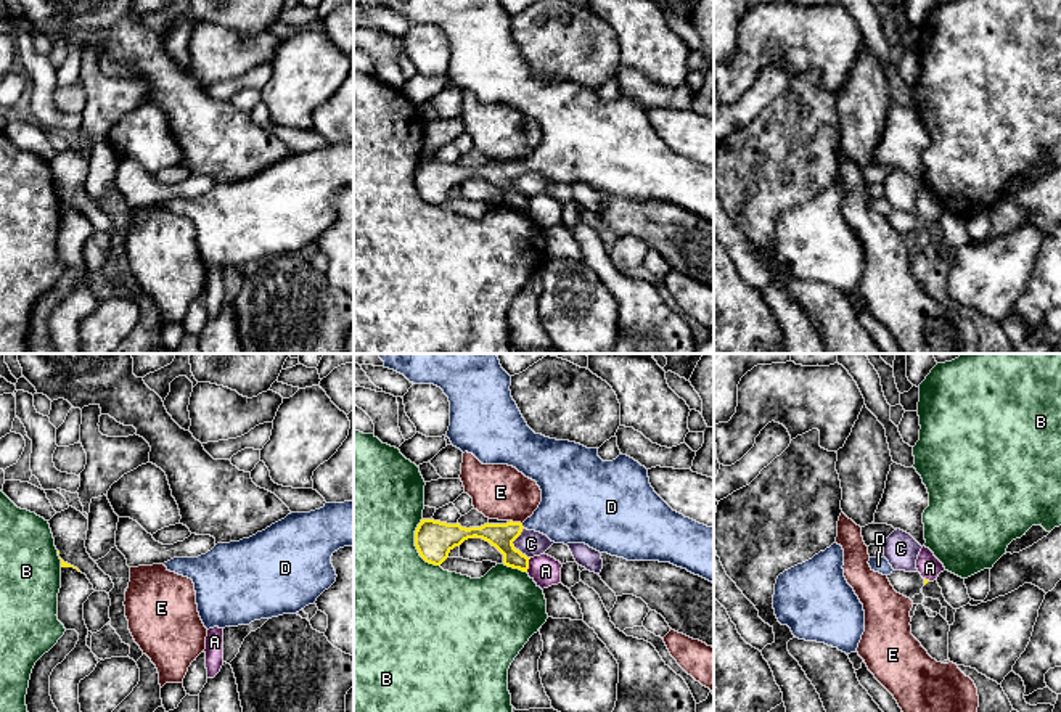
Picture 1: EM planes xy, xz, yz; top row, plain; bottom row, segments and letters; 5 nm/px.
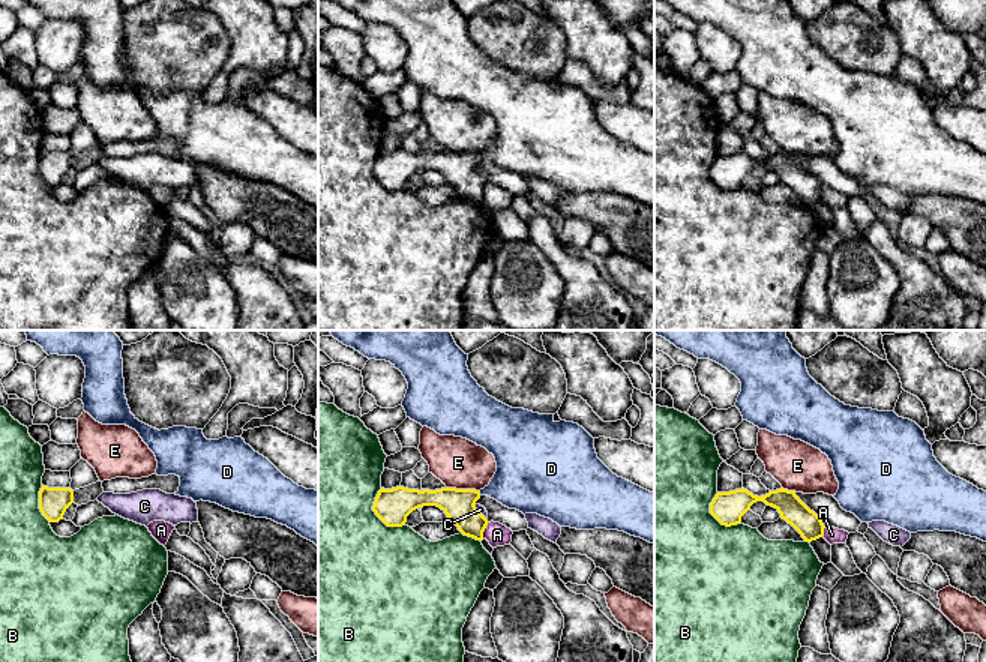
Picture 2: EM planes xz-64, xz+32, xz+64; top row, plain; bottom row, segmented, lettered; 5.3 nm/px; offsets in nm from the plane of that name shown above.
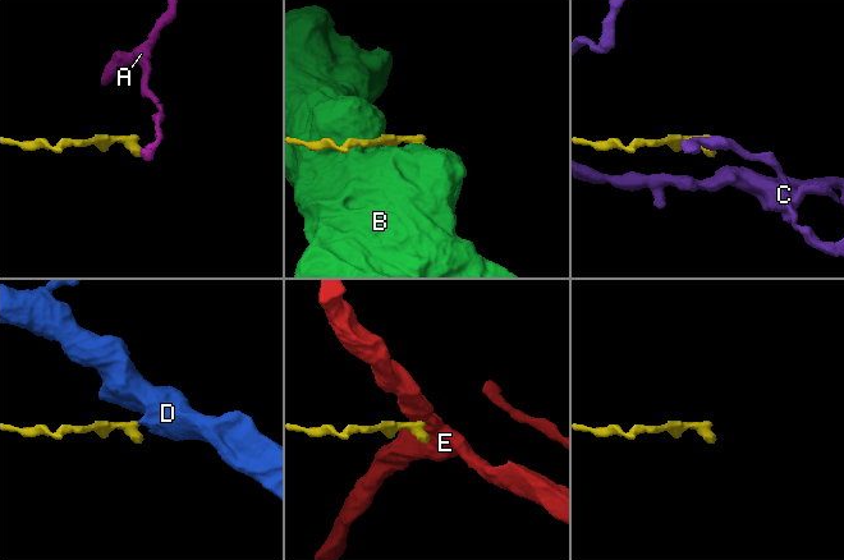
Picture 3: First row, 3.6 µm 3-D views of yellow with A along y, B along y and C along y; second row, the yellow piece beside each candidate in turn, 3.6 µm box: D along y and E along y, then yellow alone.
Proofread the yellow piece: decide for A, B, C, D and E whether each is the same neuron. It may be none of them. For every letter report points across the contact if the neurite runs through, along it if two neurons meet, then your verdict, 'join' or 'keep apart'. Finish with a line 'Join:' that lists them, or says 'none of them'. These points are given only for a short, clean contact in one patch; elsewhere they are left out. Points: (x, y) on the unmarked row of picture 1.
A: along xz (531, 198), (526, 211) | keep apart
B: keep apart
C: along xz (523, 167), (513, 185), (529, 198) | keep apart
D: across xz (500, 175), (521, 166), (569, 153) | join
E: along xz (510, 159), (521, 164) | keep apart
Join: D

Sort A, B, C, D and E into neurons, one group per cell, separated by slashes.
A / B / C / D / E

